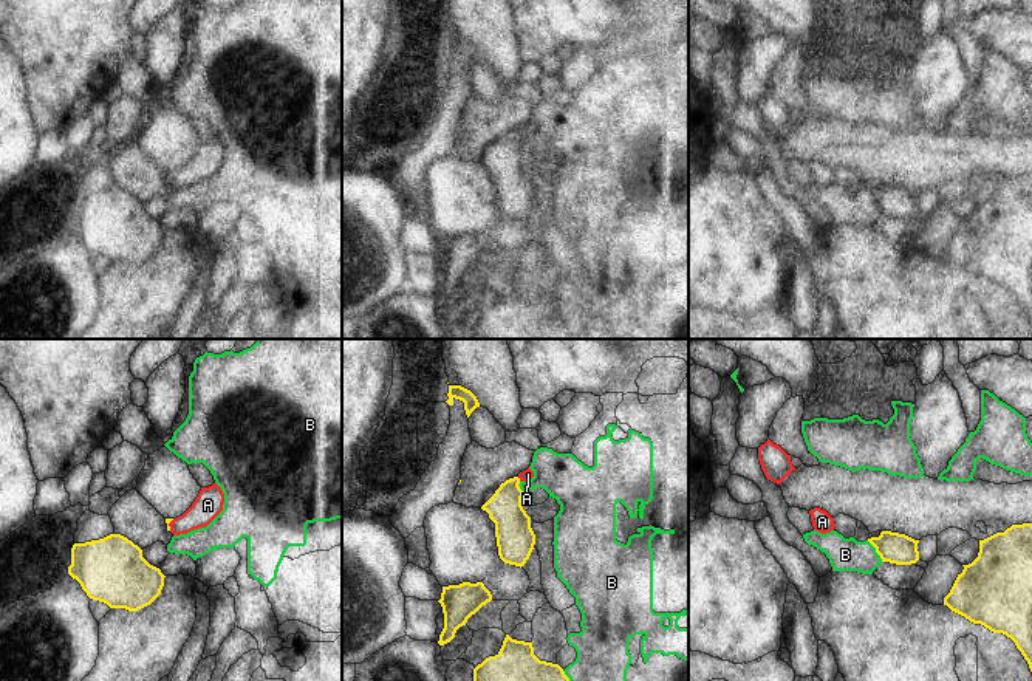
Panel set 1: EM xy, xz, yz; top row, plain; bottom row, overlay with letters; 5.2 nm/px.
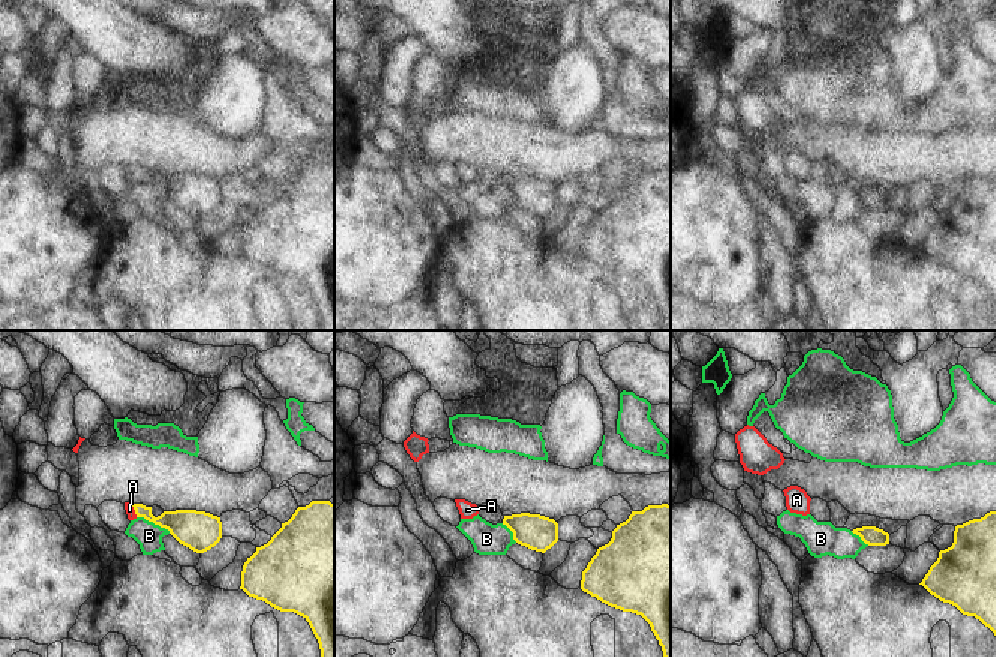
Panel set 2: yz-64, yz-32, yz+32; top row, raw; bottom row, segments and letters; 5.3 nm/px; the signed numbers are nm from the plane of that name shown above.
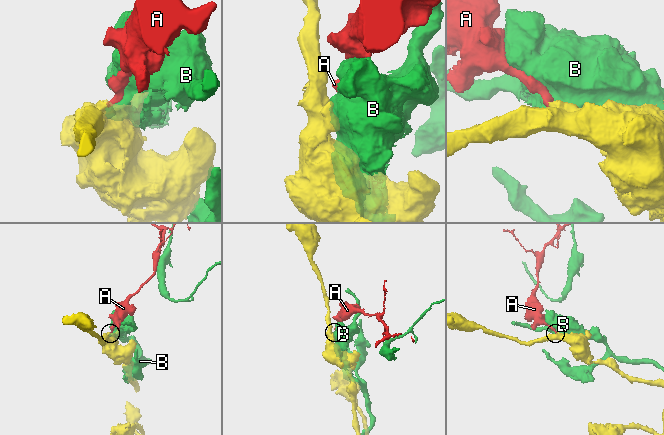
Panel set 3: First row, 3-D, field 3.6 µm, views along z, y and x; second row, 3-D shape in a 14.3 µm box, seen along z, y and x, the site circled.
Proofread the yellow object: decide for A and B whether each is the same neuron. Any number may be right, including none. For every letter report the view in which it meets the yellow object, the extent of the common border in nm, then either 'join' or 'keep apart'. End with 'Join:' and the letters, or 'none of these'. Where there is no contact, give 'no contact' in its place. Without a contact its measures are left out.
A: contact in xz; length 30 nm; join
B: contact in yz; length 140 nm; keep apart
Join: A

